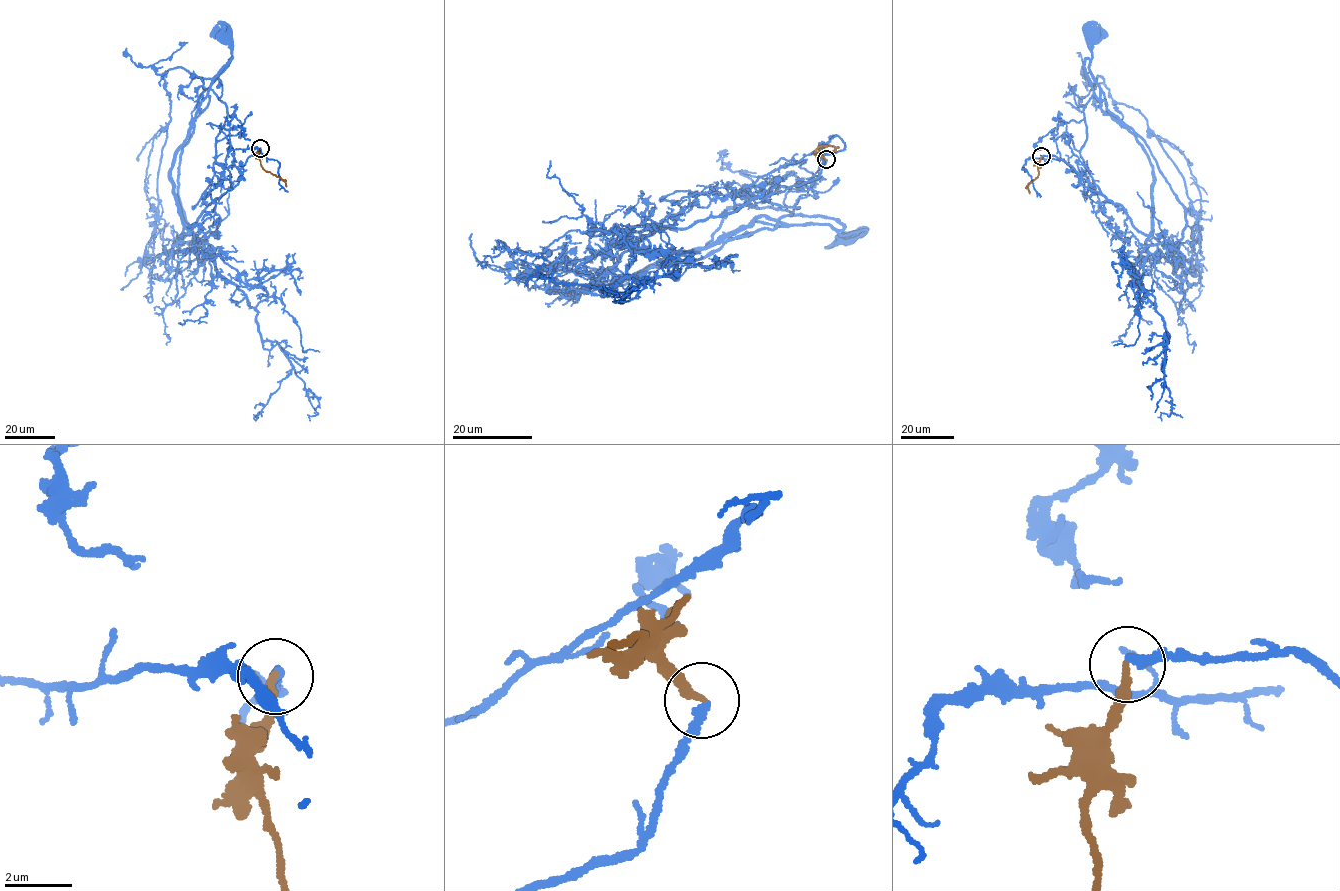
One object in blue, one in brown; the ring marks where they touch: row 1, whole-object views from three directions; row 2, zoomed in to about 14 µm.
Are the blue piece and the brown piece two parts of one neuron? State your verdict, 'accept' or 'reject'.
accept

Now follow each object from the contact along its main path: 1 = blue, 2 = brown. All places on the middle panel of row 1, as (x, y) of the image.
1: (826, 160), (778, 193), (740, 189), (760, 187), (799, 207), (792, 216), (830, 217), (846, 234)
2: (826, 159), (814, 152), (823, 145), (833, 145), (832, 151)

